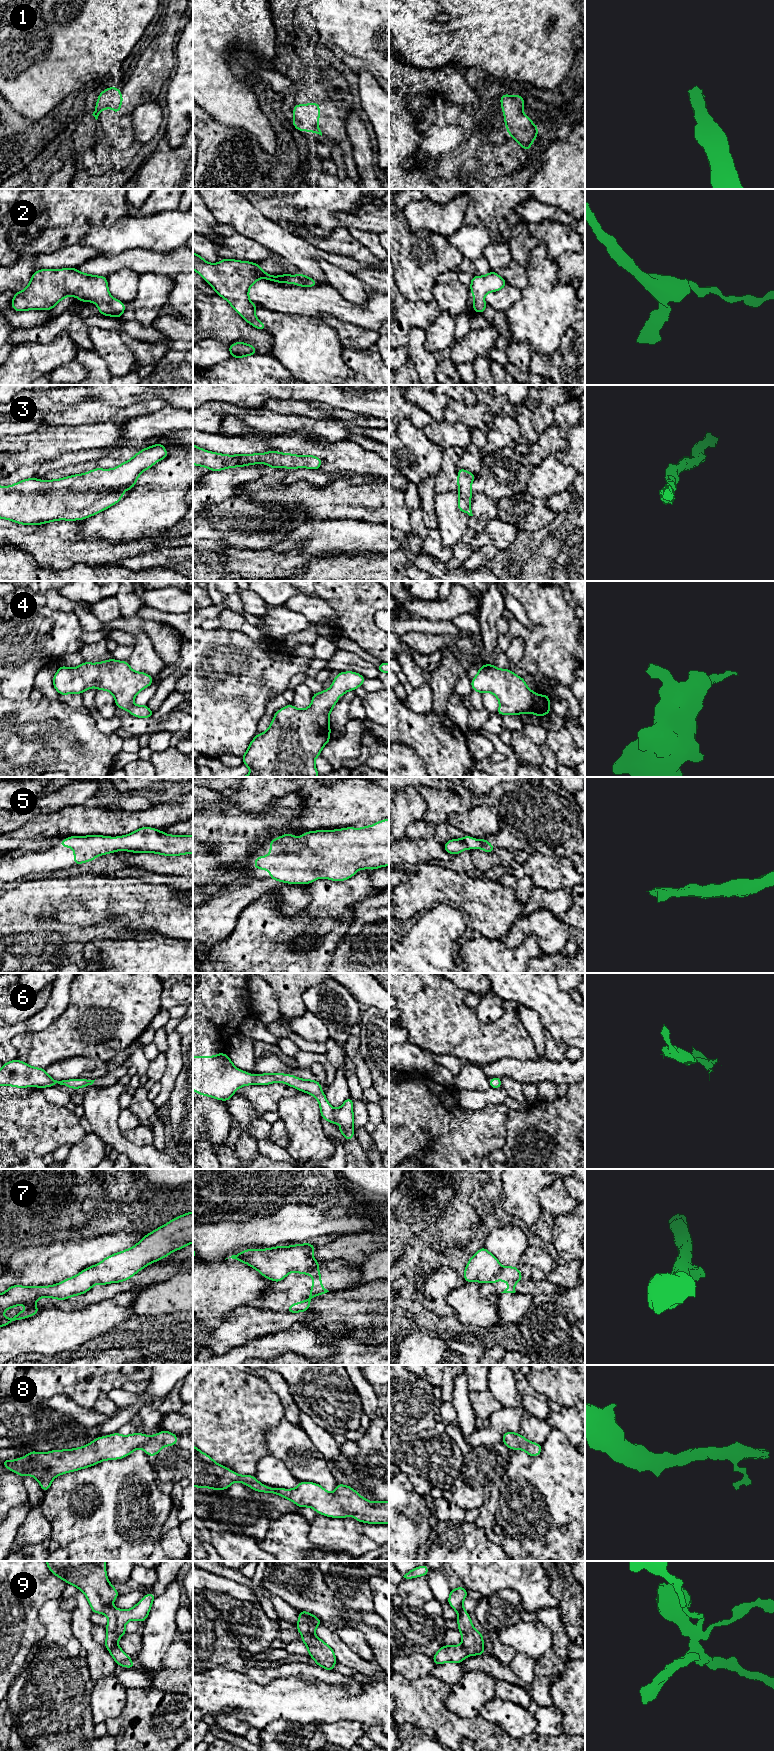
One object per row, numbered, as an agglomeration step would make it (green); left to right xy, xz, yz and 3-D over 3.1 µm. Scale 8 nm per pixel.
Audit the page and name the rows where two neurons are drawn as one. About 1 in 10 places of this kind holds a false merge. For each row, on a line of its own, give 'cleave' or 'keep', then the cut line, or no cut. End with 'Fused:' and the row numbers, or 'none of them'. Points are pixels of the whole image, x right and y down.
1: keep; cut none
2: keep; cut none
3: keep; cut none
4: keep; cut none
5: keep; cut none
6: keep; cut none
7: cleave; cut yz (502, 1267), (489, 1281)
8: keep; cut none
9: keep; cut none
Fused: 7

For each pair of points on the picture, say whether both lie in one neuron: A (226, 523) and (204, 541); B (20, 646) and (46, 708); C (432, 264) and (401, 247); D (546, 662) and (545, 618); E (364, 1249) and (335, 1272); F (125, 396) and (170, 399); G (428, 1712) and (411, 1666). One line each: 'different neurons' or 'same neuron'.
A: same neuron
B: different neurons
C: same neuron
D: same neuron
E: different neurons
F: same neuron
G: different neurons

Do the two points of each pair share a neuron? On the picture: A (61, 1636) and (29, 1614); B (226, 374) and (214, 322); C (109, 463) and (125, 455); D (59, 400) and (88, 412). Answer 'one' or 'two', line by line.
A: two
B: two
C: one
D: two

